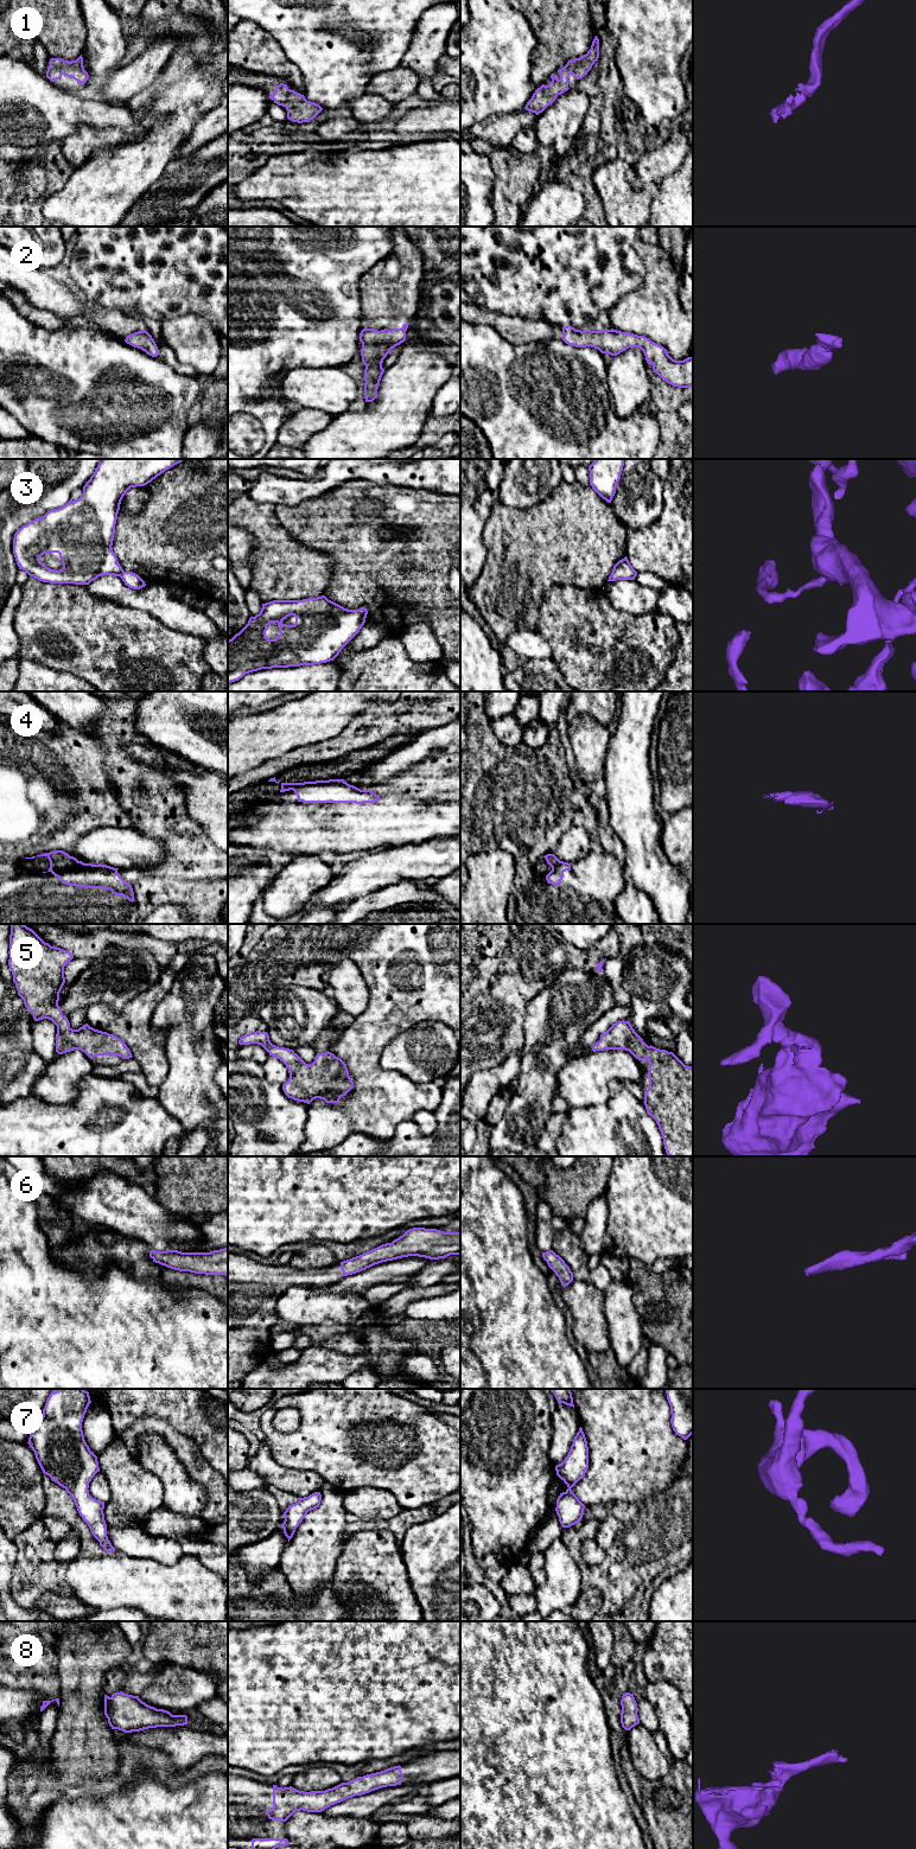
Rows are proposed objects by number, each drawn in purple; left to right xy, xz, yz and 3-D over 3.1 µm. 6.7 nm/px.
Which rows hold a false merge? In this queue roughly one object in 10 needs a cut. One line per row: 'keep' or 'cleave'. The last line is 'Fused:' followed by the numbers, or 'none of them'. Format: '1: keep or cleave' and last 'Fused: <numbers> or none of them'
1: keep
2: keep
3: keep
4: cleave
5: keep
6: keep
7: keep
8: keep
Fused: 4

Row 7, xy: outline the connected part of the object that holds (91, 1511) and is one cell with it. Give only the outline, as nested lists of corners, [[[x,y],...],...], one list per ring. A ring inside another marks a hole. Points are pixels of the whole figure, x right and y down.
[[[58,1389],[50,1394],[43,1416],[28,1437],[28,1445],[44,1474],[66,1490],[94,1537],[113,1552],[107,1536],[104,1501],[89,1494],[89,1483],[100,1472],[97,1456],[87,1445],[82,1422],[89,1404],[84,1389]]]

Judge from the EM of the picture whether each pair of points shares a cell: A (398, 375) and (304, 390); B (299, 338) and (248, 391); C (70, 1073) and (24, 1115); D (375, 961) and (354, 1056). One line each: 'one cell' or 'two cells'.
A: two cells
B: one cell
C: two cells
D: one cell

